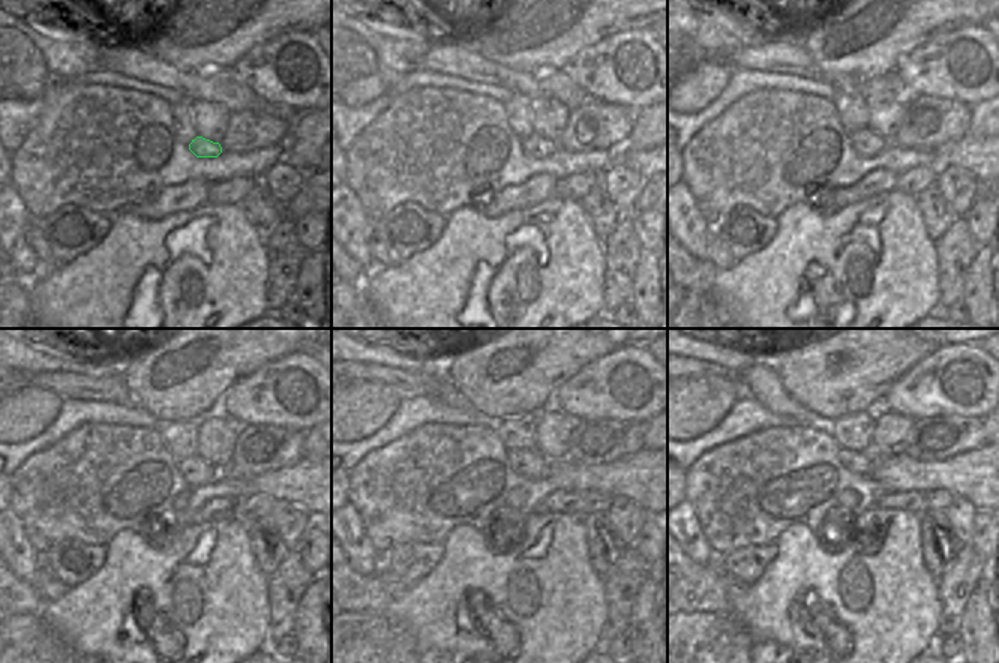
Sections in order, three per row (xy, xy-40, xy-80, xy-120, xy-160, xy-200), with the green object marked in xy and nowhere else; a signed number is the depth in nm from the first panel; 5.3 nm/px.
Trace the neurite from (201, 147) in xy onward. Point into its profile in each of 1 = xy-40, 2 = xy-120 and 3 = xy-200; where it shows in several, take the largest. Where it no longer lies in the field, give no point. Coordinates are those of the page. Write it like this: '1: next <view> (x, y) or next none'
1: next xy-40 (536, 146)
2: next xy-120 (197, 471)
3: next xy-200 (858, 462)

